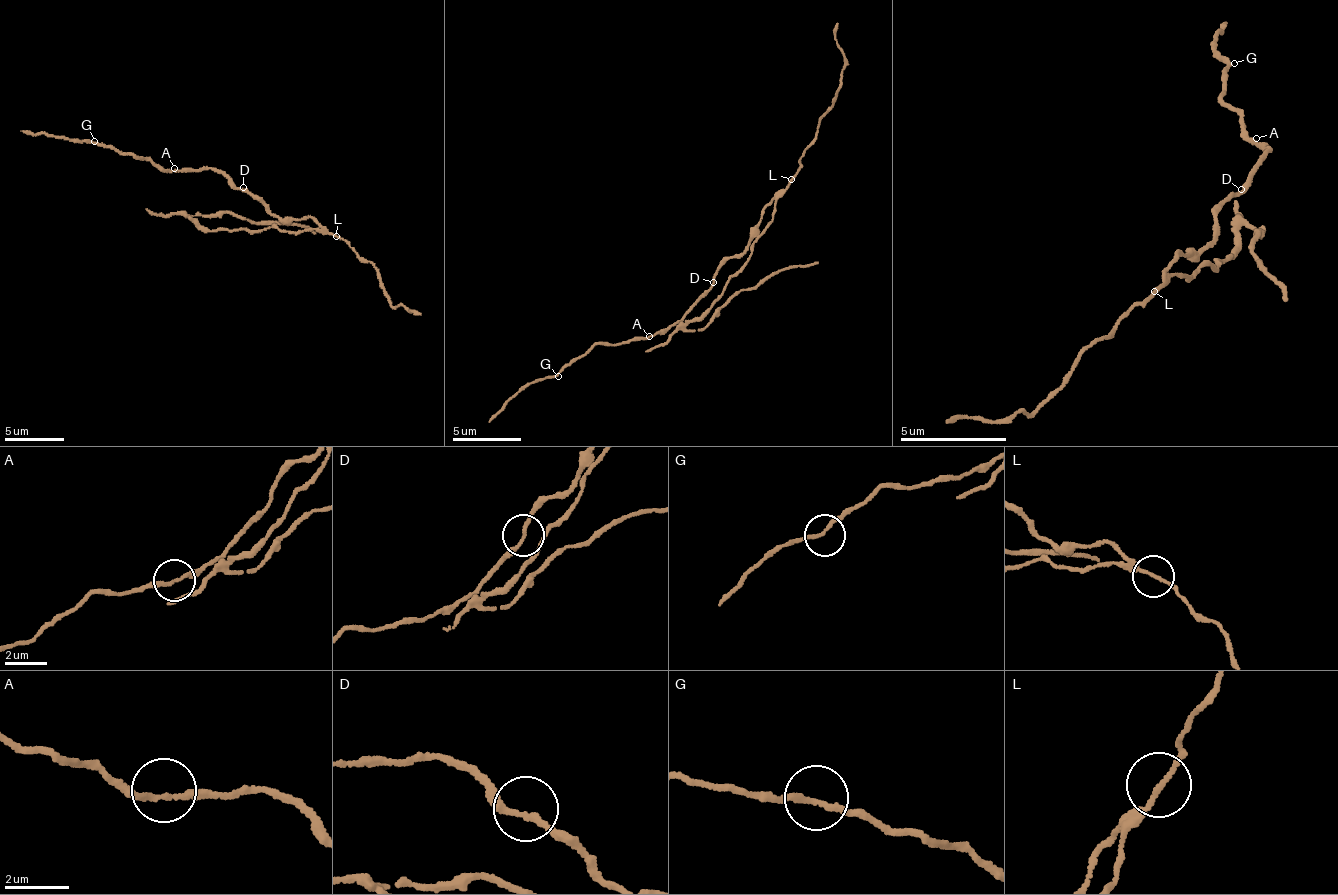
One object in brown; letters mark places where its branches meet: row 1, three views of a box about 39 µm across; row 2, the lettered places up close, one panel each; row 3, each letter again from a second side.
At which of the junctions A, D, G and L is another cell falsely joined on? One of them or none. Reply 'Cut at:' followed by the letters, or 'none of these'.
Cut at: L

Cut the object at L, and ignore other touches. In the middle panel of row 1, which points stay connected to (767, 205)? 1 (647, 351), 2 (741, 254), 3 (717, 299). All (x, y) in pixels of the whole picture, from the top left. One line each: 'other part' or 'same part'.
1: other part
2: same part
3: other part

